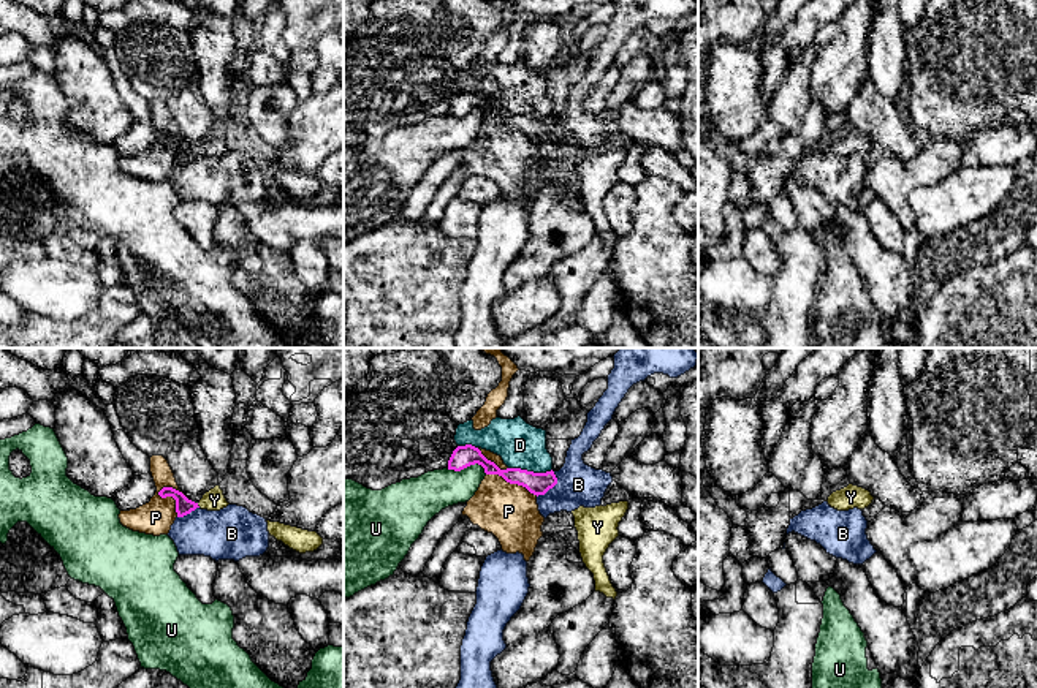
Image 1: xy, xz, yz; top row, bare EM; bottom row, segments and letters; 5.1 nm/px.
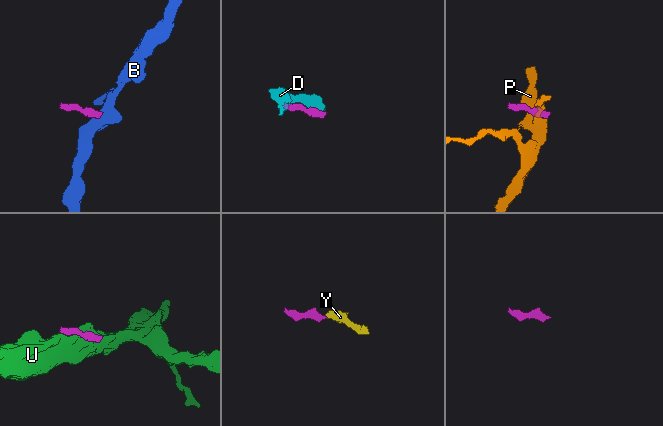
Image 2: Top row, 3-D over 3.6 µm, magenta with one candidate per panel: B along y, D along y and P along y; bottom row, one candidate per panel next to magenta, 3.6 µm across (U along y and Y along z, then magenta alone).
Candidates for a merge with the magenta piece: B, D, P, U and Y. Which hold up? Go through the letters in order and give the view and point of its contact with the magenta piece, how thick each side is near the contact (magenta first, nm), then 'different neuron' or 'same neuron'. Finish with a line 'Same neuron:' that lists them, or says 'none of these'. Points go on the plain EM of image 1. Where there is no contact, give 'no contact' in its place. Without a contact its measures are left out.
B: xz (551, 133) | 110/220 nm | different neuron
D: xz (531, 117) | 110/240 nm | different neuron
P: xy (171, 141) | 90/180 nm | different neuron
U: xz (467, 111) | 110/200 nm | different neuron
Y: xy (197, 151) | 90/110 nm | same neuron
Same neuron: Y

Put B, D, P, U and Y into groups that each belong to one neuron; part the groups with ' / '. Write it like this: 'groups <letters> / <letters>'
groups B / D / P / U / Y

